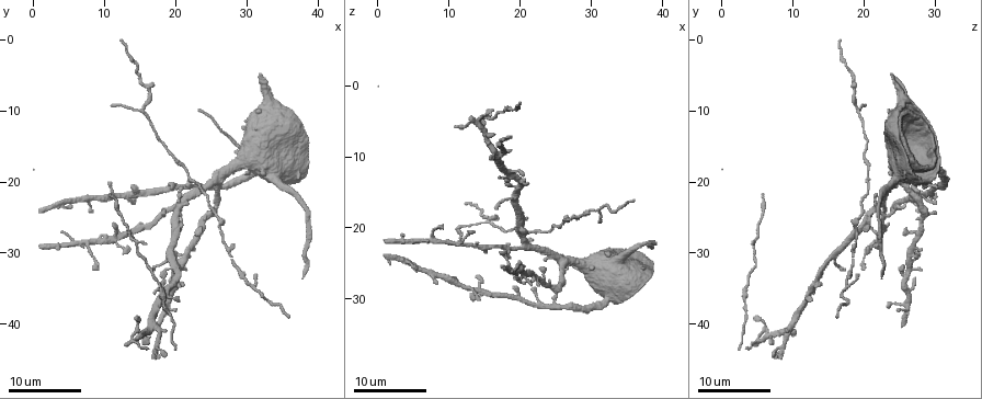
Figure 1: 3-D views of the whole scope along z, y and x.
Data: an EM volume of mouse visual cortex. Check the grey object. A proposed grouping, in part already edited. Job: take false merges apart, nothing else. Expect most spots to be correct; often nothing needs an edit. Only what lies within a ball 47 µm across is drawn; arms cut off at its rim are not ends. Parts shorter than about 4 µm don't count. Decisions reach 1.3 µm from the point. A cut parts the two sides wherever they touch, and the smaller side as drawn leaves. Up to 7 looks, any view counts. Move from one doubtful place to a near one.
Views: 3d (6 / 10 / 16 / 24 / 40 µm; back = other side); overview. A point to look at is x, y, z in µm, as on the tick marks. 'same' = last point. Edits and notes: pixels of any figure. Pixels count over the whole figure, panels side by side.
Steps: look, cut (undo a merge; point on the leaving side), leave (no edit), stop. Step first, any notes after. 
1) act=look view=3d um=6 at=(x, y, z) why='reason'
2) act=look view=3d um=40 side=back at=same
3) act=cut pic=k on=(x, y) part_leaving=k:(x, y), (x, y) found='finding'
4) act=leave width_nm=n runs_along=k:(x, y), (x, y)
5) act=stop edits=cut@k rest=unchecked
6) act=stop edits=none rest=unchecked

act=look view=3d um=24 at=(15.0, 10.0, 19.0) why='sudden change in width'

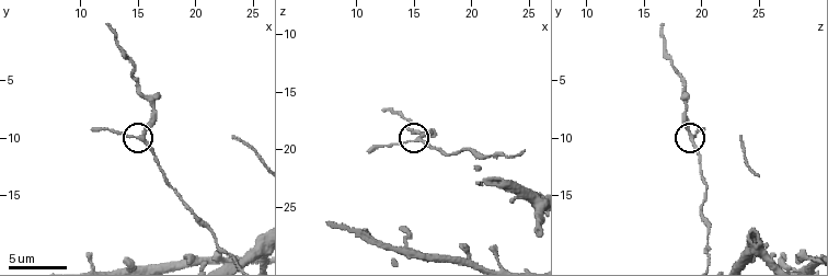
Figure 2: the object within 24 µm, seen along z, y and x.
act=look view=3d um=10 at=(15.6, 9.8, 19.4) why='zoom in'

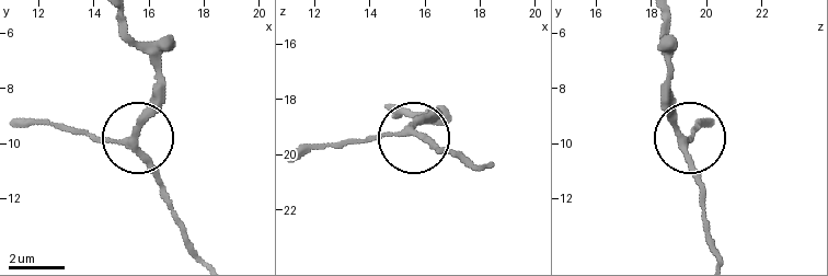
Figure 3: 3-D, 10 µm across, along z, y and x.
act=leave arms=3 found='continuous, no second neuron'

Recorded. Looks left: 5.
act=look view=3d um=24 at=(17.0, 40.5, 9.5)

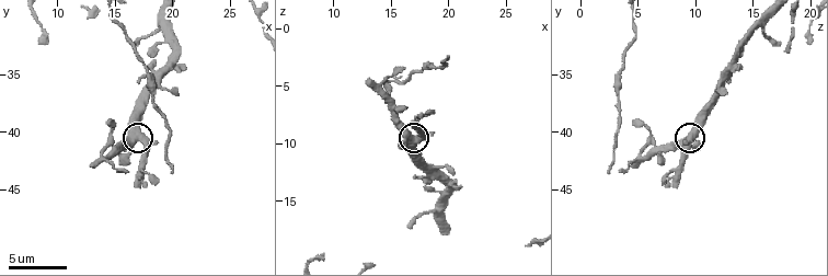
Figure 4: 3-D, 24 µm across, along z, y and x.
act=look view=3d um=6 at=(17.0, 40.6, 9.4)

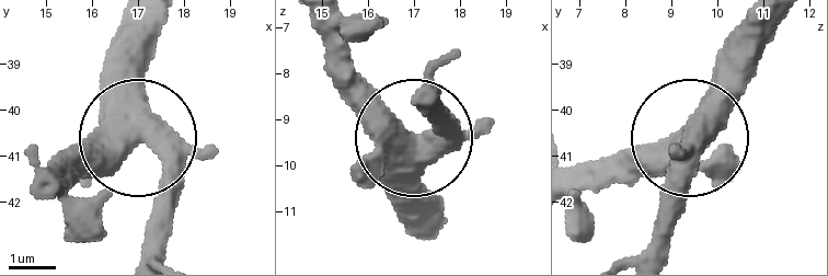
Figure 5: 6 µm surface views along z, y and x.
act=leave width_nm=510 runs_along=5:(434, 229), (415, 147), (438, 112) found='one neuron here'

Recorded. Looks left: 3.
act=look view=3d um=16 at=(14.5, 29.0, 4.5) why='three arms meet'

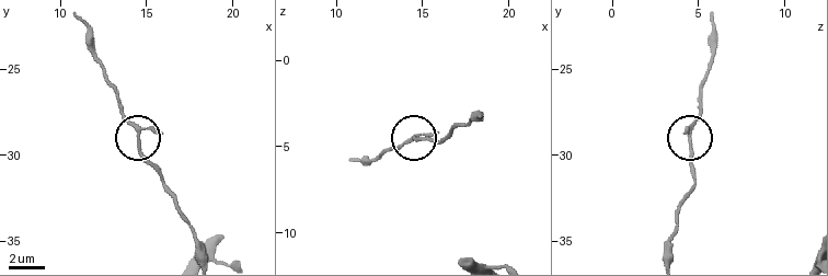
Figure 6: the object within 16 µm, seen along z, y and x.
act=look view=3d um=6 at=(14.4, 29.3, 4.6)

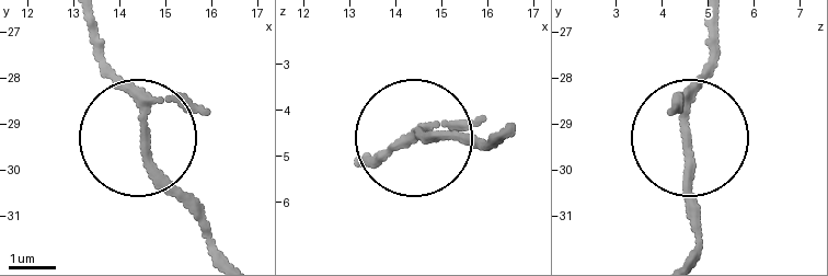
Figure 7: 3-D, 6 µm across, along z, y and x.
act=leave width_nm=160 found='continuous, no second neuron'

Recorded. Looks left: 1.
act=stop edits=none rest=unchecked

